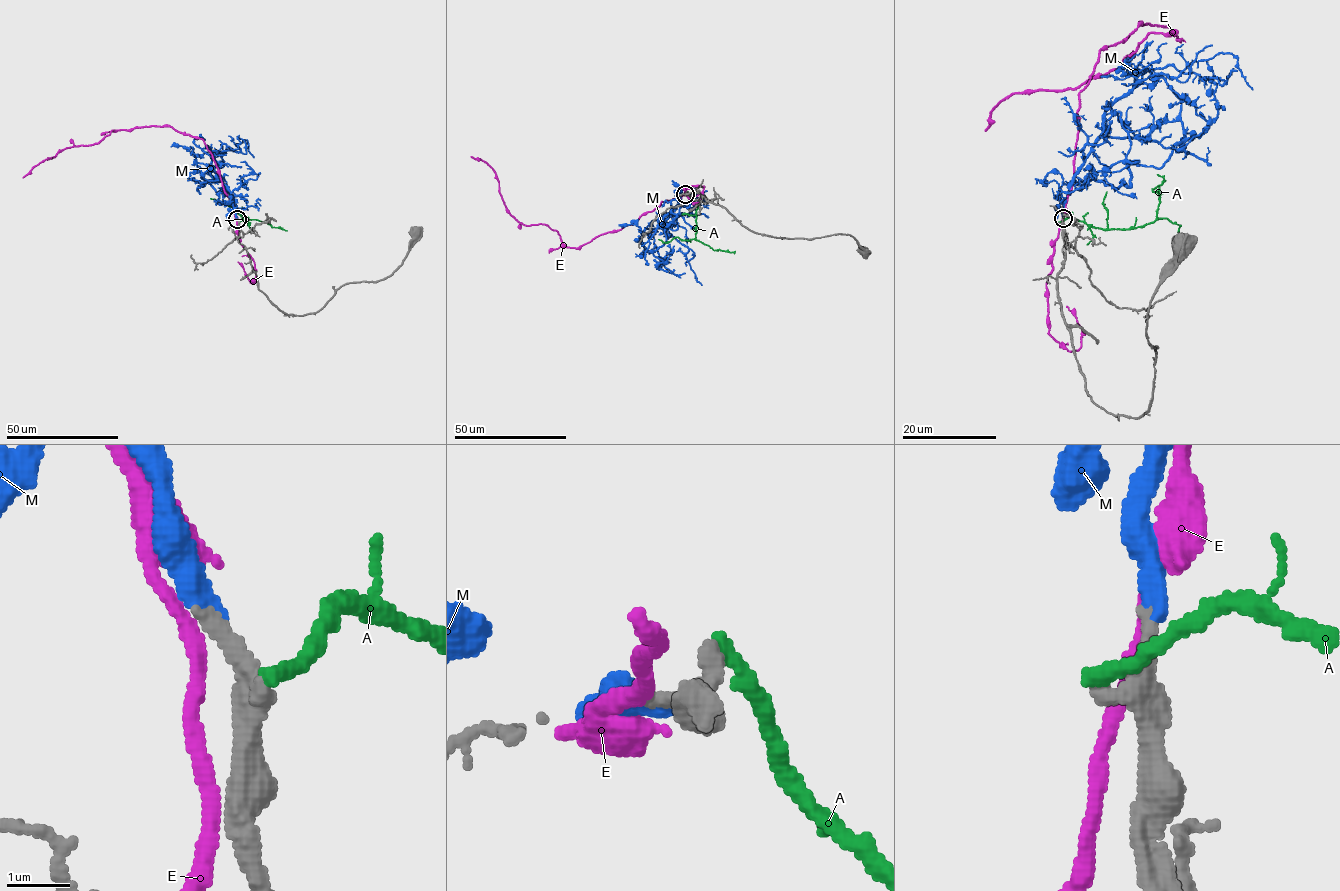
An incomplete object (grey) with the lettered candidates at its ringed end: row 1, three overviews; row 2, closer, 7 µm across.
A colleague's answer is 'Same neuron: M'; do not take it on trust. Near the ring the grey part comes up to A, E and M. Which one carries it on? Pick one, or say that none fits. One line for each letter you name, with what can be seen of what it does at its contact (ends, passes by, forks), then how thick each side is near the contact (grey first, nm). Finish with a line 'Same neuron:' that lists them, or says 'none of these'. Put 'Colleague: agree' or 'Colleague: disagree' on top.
Colleague: agree
M: it ends; calibres 320 and 340 nm
Same neuron: M

